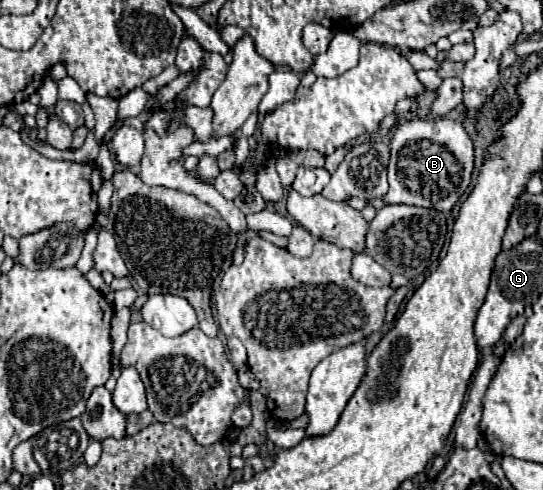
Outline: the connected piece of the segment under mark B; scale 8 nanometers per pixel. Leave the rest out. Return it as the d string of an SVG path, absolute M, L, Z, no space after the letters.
M444 116L434 118L434 120L430 118L400 120L396 130L392 132L390 148L392 148L390 164L388 164L390 190L384 196L384 204L412 204L412 206L422 206L422 208L434 208L440 212L450 212L454 204L460 200L460 196L466 192L470 184L472 166L474 166L474 148L462 124Z

